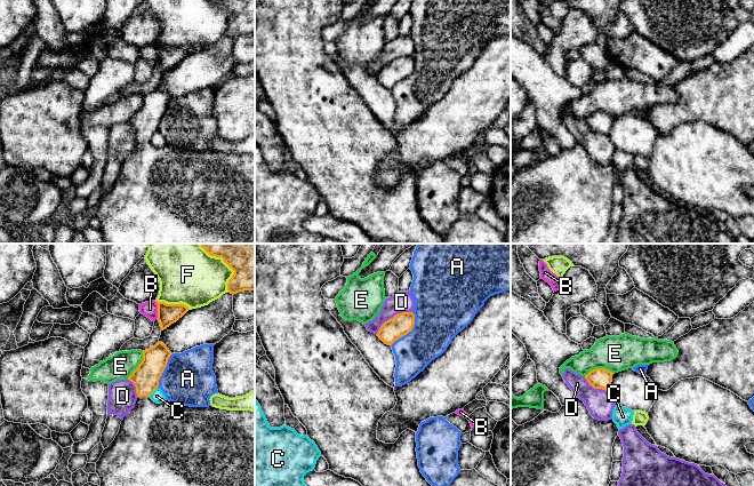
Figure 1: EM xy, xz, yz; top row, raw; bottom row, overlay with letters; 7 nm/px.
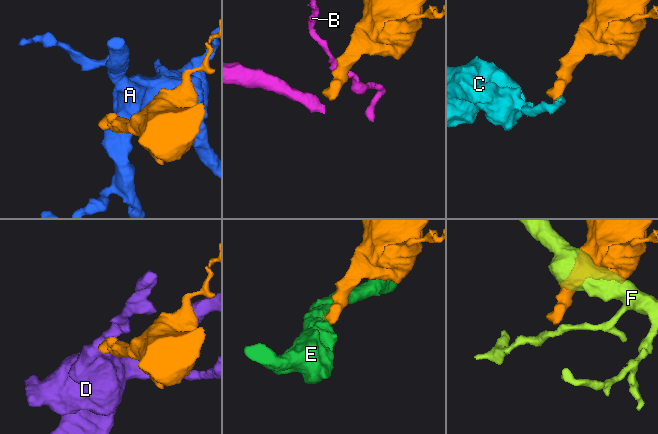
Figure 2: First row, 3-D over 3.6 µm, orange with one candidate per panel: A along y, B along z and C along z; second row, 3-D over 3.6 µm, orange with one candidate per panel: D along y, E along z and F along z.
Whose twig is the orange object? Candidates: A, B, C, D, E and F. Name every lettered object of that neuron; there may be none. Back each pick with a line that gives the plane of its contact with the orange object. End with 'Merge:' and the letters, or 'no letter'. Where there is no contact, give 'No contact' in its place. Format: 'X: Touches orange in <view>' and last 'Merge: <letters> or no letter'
Merge: no letter

